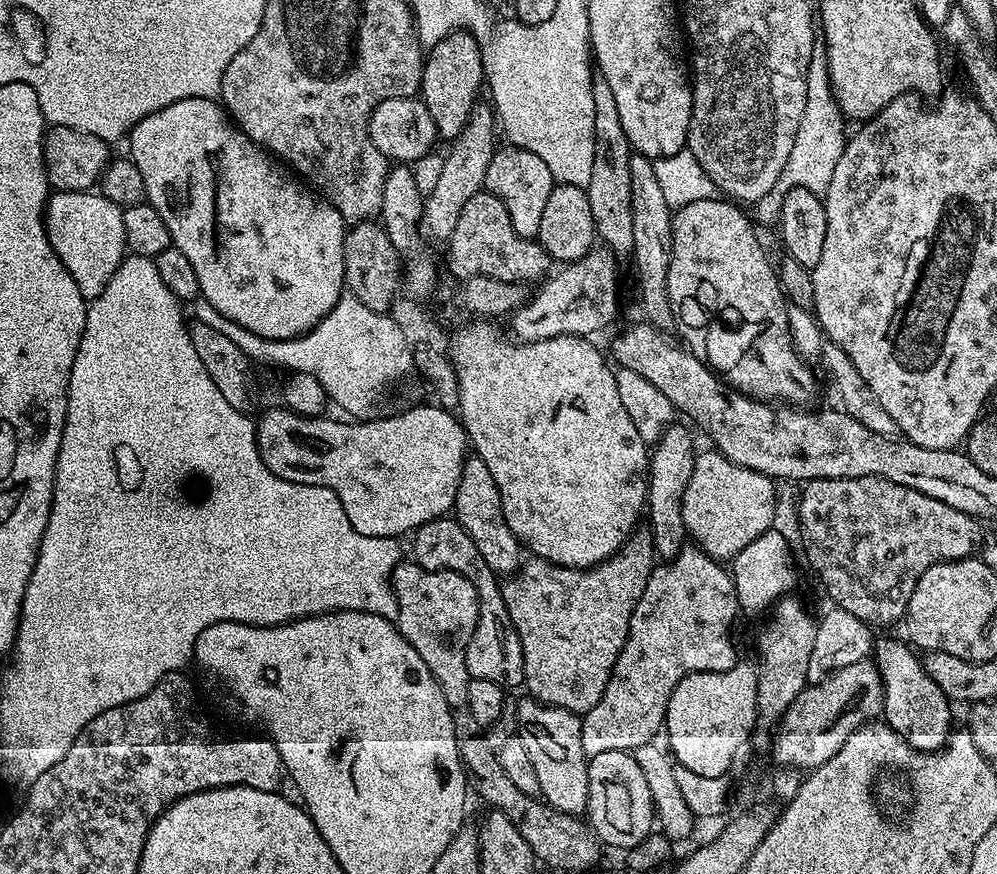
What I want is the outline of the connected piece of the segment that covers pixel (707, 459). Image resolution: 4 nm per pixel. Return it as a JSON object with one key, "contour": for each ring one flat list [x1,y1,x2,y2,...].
{"contour":[[713,448,701,449,682,496,682,520,689,537,708,556,730,562,775,525,776,484,761,472,730,462]]}

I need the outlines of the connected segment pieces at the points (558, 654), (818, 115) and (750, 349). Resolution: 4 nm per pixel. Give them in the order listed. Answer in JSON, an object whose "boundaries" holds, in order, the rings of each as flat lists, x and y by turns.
{"boundaries":[[[637,530,609,560,592,568,559,568,549,560,528,558,518,574,501,583,510,622,522,642,523,687,531,699,577,714,598,704,653,567,652,534]],[[813,47,804,77,806,106,802,106,802,122,798,122,798,134,794,134,790,158,786,158,786,166,782,166,782,174,778,181,780,188,785,188,787,192,792,188,805,188,815,196,823,197,830,186,830,178,834,175,834,166,838,166,838,158,842,158,846,139,846,131,844,132,846,117,840,113,840,107,832,94,828,59,823,47]],[[715,198,712,200,693,202,689,205,675,209,672,218,672,253,670,254,670,270,668,271,668,297,672,307,672,319,675,331,680,331,683,343,689,349,699,349,700,340,704,340,703,359,709,368,720,377,724,383,731,388,737,388,740,392,751,396,753,400,766,400,769,402,779,402,784,406,808,406,812,400,812,395,816,392,816,376,807,368,805,357,796,352,792,344,792,335,788,333,788,308,784,299,784,292,780,288,780,277,774,264,768,261,768,256,764,253,764,248,760,245,760,240,756,237,757,225,744,217,743,207,737,206,731,199]]]}

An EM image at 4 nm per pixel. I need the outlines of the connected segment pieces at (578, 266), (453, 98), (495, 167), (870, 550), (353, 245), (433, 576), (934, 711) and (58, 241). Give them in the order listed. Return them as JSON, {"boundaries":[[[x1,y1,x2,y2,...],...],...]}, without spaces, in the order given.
{"boundaries":[[[593,246,589,251,572,263,565,263,560,268,561,272,549,275,547,279,539,285,540,288,531,293,527,304,511,313,512,320,511,335,517,341,529,344,546,338,558,338,559,336,583,336,591,337,591,332,600,332,616,316,616,311,620,308,620,272,616,269,618,257,615,252,611,252,607,246]],[[467,30,452,32,427,49,419,95,426,110,430,110,436,135,441,141,451,142,458,134,462,134,477,101,476,94,480,88,482,90,484,83,484,59,480,53,480,43,472,37,471,32]],[[515,146,501,147,494,153,484,179,484,188,493,192,502,202,502,206,506,206,506,214,510,214,514,230,529,238,536,238,539,234,539,222,553,185,550,166,546,166,546,162,538,158,538,154,530,154,530,150]],[[863,476,862,478,822,478,809,480,803,485,804,493,800,496,800,540,804,543,804,552,808,555,808,564,816,571,818,579,824,583,831,603,835,607,854,614,854,618,863,624,877,626,876,624,896,624,903,621,906,606,910,602,910,594,914,594,914,586,918,586,918,578,930,570,930,566,939,564,942,560,967,560,981,547,980,538,981,521,974,516,962,514,962,510,954,510,946,506,946,502,938,502,938,498,930,498,918,490,910,490,906,486,898,486,898,482,890,482,881,476]],[[361,220,358,224,353,224,344,233,344,286,345,289,362,306,370,306,378,314,384,314,389,311,388,307,396,300,396,291,402,288,402,257,396,251,394,242,386,234,383,223,373,222,372,220]],[[401,562,392,571,392,589,398,602,396,627,406,642,418,650,418,658,434,674,434,682,438,682,438,690,442,690,448,705,453,710,463,709,472,681,466,666,466,650,480,613,474,582,449,568,426,570,415,562]],[[877,639,874,644,874,663,884,683,882,720,920,752,936,752,948,743,953,731,953,705,948,696,938,690,938,682,926,674,921,657,900,640]],[[55,191,49,195,48,202,45,204,45,232,55,253,76,281,79,293,82,294,84,300,91,302,100,297,126,255,123,208,119,204,110,202,100,192]]]}

